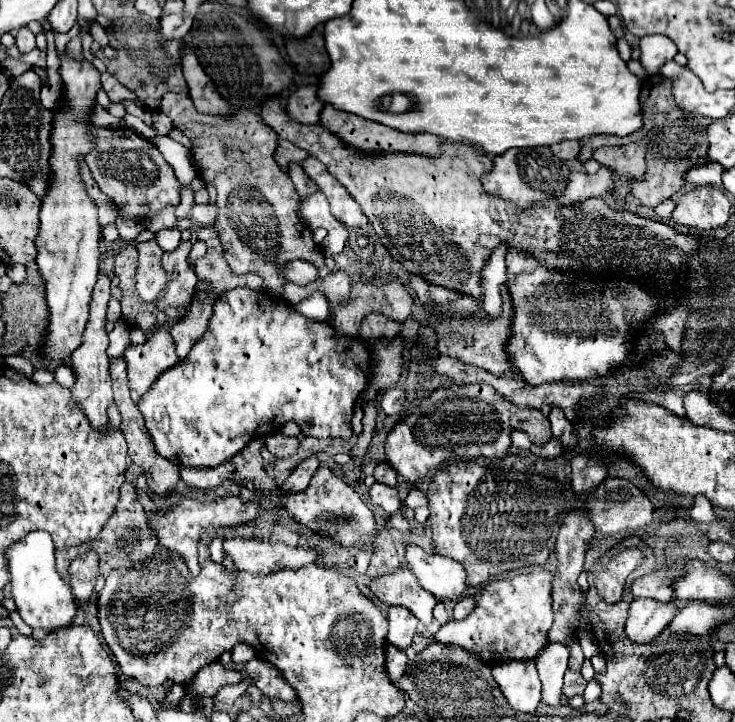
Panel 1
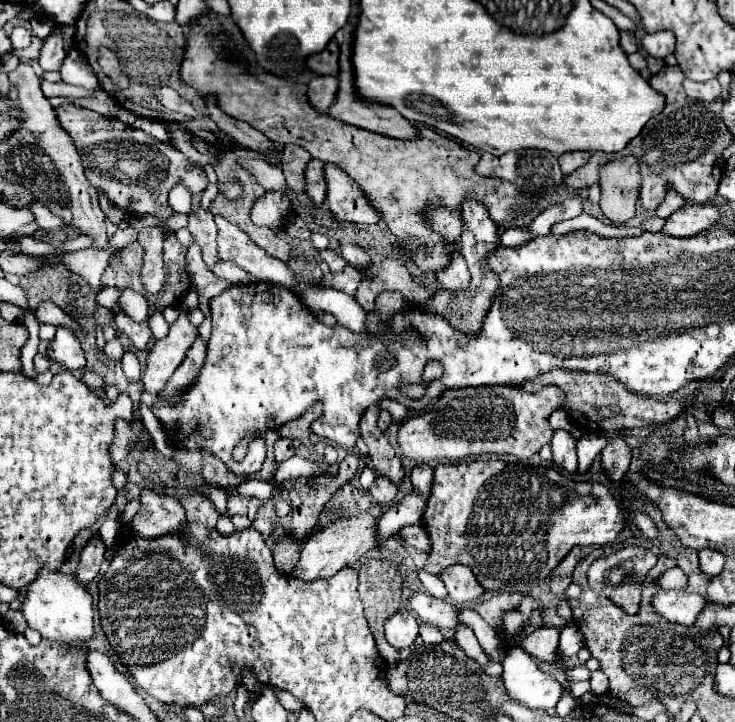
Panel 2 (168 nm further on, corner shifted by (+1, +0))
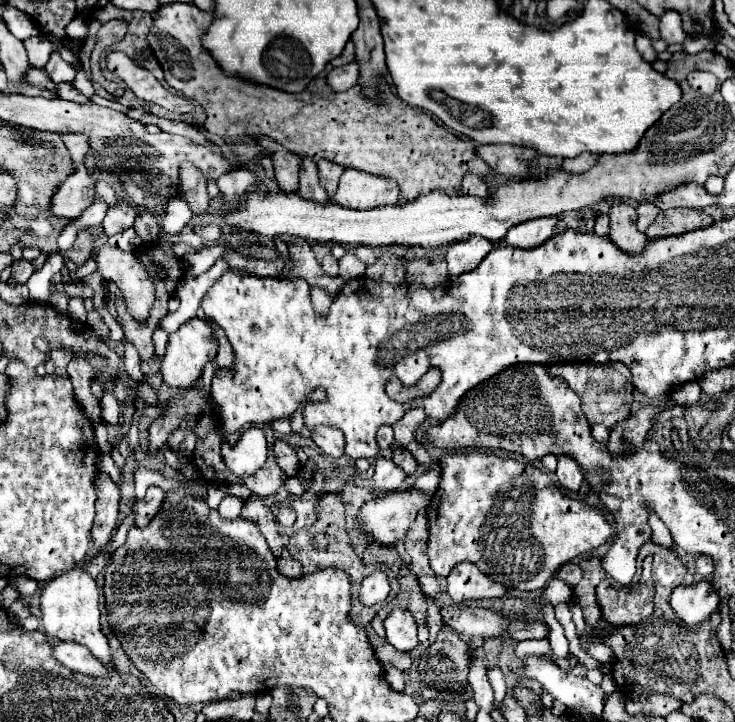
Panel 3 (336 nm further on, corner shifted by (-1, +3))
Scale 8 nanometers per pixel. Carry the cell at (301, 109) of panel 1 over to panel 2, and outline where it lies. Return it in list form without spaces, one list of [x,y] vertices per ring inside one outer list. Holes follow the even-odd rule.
[[[314,77],[308,83],[308,99],[310,105],[316,111],[328,111],[328,107],[332,105],[334,97],[336,97],[336,89],[338,89],[338,79],[336,77]]]

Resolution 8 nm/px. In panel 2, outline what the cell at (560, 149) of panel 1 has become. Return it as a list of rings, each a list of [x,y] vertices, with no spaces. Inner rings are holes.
[[[570,151],[570,153],[558,157],[564,175],[570,175],[574,169],[582,167],[588,159],[590,159],[590,153],[588,153],[588,151],[578,151],[578,153],[576,153],[576,151]]]

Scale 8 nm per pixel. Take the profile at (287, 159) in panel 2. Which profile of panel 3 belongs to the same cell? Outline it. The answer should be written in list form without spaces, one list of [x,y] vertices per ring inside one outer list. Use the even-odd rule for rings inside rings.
[[[302,158],[302,170],[300,170],[300,196],[304,196],[304,200],[312,200],[312,202],[320,202],[326,204],[330,202],[330,198],[326,196],[324,188],[318,182],[318,168],[316,162],[312,162],[310,158]]]

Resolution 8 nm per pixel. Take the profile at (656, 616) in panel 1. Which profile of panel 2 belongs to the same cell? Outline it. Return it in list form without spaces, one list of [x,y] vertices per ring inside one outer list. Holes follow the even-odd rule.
[[[660,591],[652,597],[652,607],[656,613],[680,625],[692,625],[706,603],[706,597],[688,591]]]

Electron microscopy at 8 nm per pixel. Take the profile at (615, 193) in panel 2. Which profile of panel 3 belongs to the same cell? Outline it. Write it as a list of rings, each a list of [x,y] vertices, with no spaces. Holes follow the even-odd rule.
[[[616,202],[610,212],[610,234],[612,240],[626,254],[640,254],[646,248],[646,234],[636,228],[636,210],[626,202]]]

